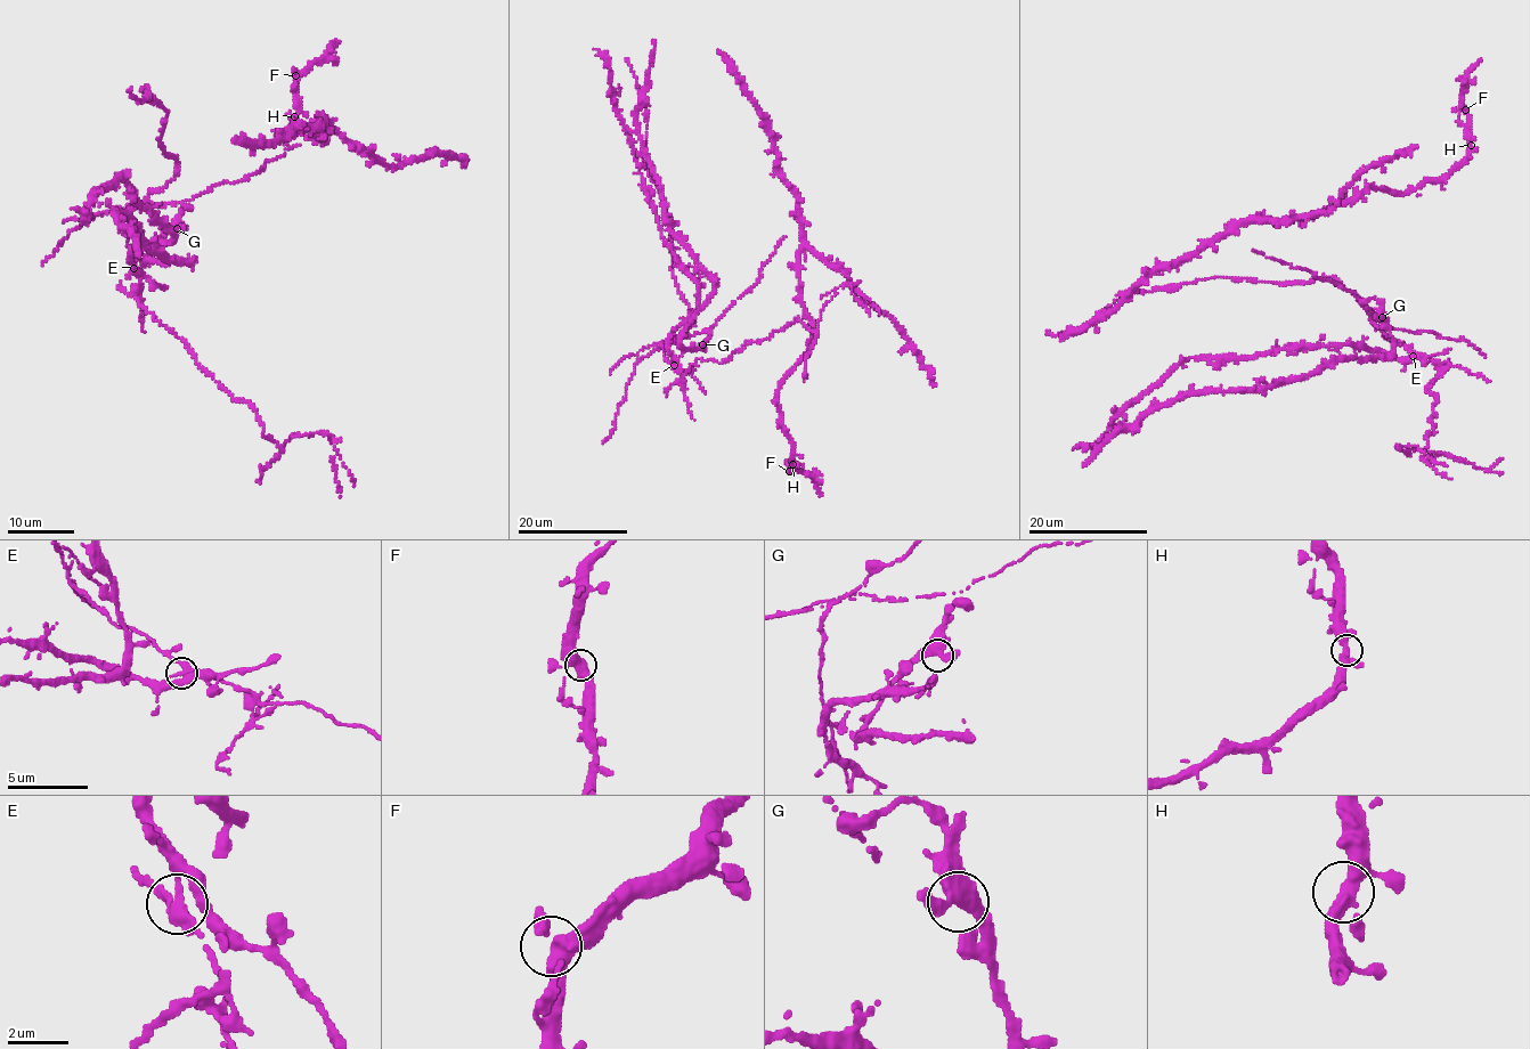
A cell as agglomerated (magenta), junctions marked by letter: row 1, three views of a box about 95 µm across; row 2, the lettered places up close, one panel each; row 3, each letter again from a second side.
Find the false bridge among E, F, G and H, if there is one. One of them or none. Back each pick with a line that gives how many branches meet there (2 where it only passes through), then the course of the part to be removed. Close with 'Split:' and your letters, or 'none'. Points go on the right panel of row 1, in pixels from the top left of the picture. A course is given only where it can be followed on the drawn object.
E: branches 3; course (1414, 355), (1373, 322), (1352, 292), (1323, 276), (1280, 283), (1215, 276), (1134, 291), (1074, 332), (1047, 332)
Split: E

